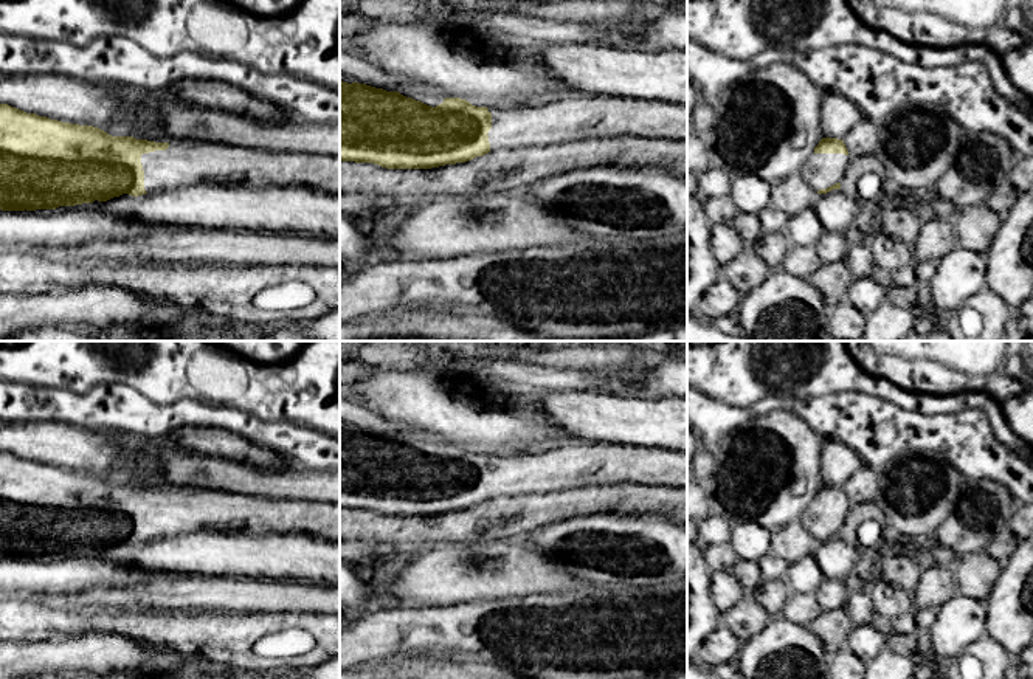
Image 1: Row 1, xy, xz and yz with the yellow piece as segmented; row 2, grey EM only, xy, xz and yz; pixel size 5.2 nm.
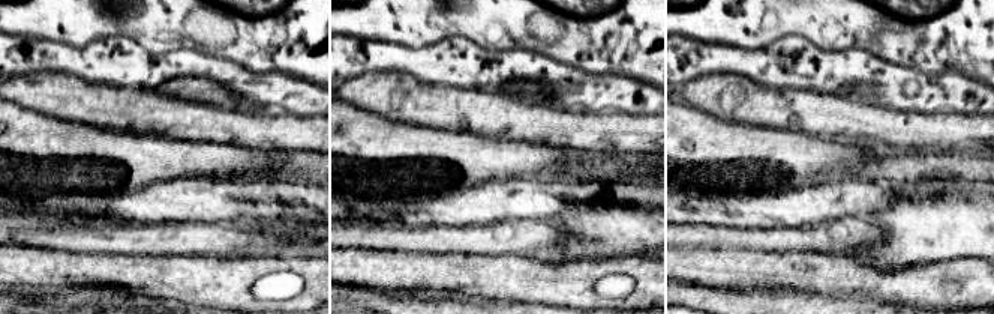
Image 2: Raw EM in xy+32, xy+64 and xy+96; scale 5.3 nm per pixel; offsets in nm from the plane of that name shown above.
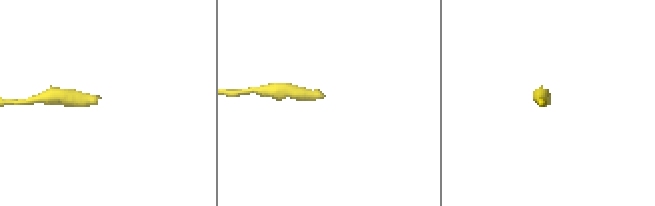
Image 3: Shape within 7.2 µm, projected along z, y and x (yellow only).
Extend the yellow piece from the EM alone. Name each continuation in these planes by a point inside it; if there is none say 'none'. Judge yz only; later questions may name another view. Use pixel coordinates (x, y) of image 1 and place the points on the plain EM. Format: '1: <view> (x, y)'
1: yz (821, 518)

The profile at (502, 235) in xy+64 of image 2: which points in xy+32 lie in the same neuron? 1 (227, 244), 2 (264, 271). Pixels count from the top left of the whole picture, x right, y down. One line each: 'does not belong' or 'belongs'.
1: belongs
2: does not belong

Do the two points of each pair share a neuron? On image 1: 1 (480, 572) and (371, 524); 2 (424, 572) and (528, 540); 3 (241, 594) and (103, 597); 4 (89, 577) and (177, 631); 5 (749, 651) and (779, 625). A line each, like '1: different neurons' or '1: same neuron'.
1: different neurons
2: different neurons
3: same neuron
4: different neurons
5: same neuron

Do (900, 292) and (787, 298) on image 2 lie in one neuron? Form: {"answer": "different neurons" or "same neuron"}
{"answer": "different neurons"}

